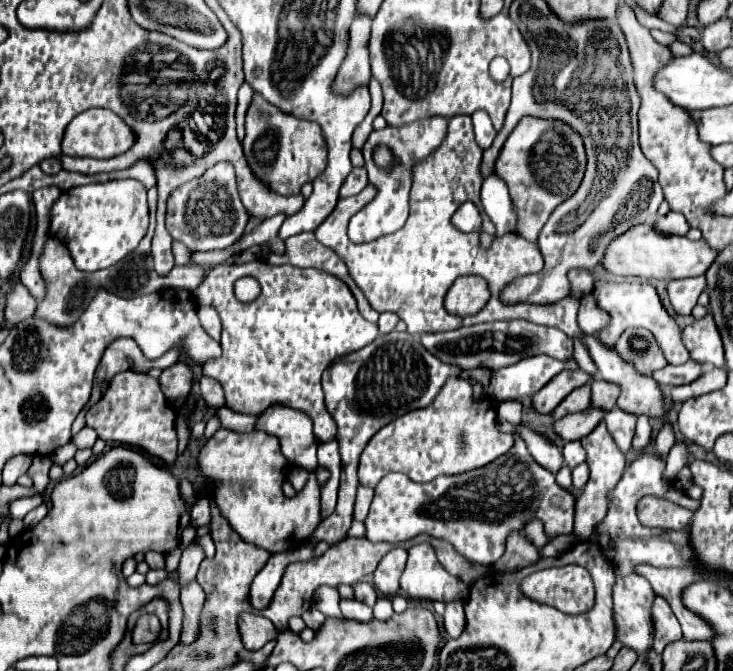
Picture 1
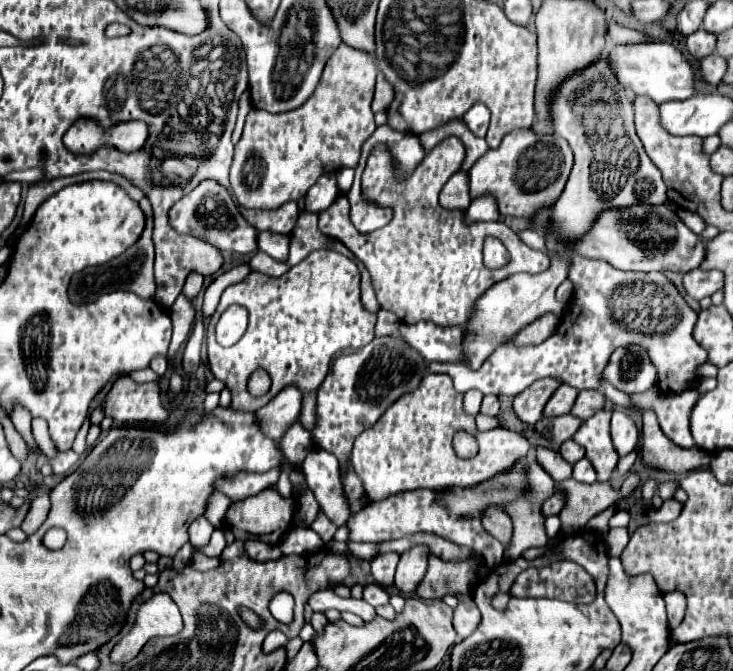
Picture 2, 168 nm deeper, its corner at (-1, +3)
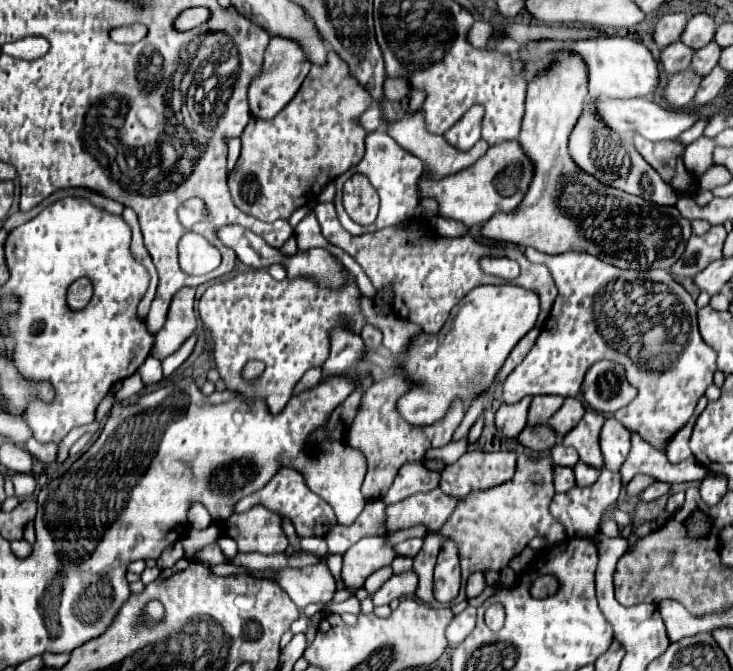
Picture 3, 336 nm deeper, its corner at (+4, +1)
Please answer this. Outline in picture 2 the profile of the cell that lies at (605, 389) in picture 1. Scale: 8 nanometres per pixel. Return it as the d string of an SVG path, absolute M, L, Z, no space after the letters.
M581 390L571 414L581 420L587 420L589 416L593 416L603 408L605 408L605 396L599 390Z

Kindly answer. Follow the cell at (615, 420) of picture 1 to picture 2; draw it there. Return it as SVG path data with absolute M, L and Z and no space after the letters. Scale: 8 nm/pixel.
M613 410L611 438L613 438L613 444L619 452L619 456L625 456L635 448L635 444L639 440L639 430L637 430L631 414L627 414L625 410Z

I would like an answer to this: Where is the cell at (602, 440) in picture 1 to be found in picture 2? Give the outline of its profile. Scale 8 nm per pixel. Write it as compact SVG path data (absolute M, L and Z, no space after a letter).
M601 410L587 418L573 436L573 440L587 450L587 458L597 472L597 482L609 482L619 462L619 454L609 434L609 420L611 410Z

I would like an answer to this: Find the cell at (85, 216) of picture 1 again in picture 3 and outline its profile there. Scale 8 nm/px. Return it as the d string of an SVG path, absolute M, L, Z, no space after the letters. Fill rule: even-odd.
M64 198L40 212L34 220L14 228L6 238L6 264L10 268L10 280L2 292L14 292L20 296L18 314L8 318L16 350L10 354L16 368L30 380L48 380L56 390L52 404L32 402L24 414L24 420L32 428L38 442L60 442L72 428L94 422L96 406L108 394L108 390L132 376L152 350L154 336L146 330L144 322L136 316L136 306L144 298L150 274L138 264L130 252L130 228L120 216L100 212L92 208L88 200ZM74 278L88 278L94 288L92 304L80 312L72 312L66 306L66 290Z

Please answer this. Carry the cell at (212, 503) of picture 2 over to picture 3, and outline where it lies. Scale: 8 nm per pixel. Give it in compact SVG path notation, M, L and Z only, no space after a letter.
M282 468L260 492L254 492L254 494L246 496L244 500L240 500L240 504L236 504L236 512L246 512L258 504L276 512L280 518L290 520L300 538L324 536L324 532L328 532L328 528L332 528L336 524L336 514L334 514L332 506L308 488L302 472L298 472L294 468Z

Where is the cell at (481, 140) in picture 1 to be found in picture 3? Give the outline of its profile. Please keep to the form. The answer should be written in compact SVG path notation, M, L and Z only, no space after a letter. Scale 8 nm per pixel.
M472 108L472 112L464 116L460 124L454 124L448 132L444 132L444 140L448 140L448 144L460 152L470 150L480 140L480 112L482 108Z

